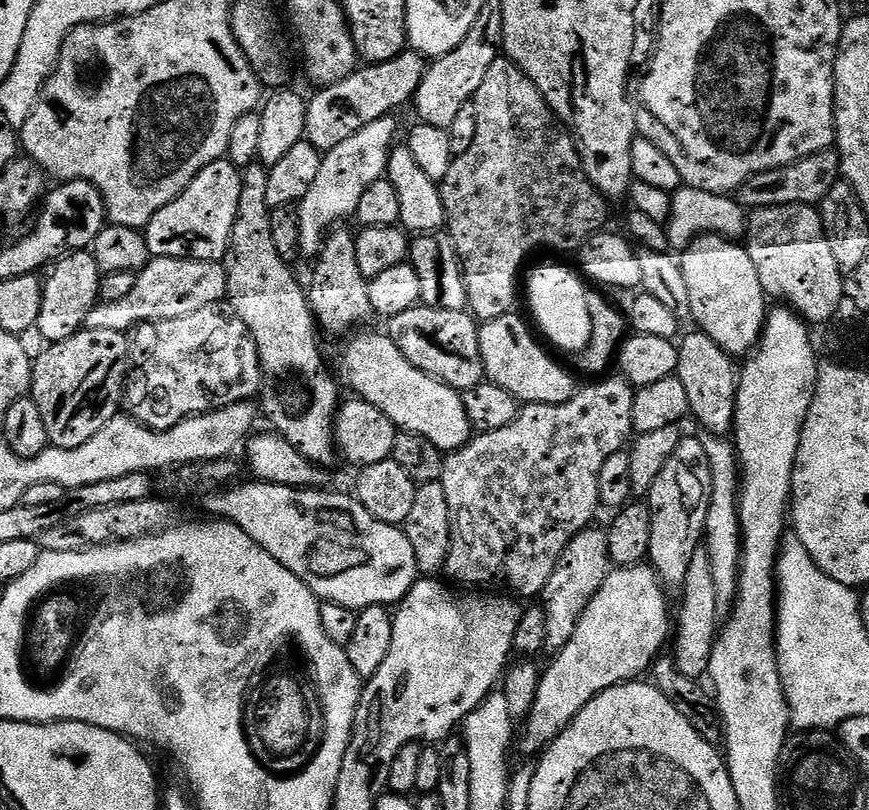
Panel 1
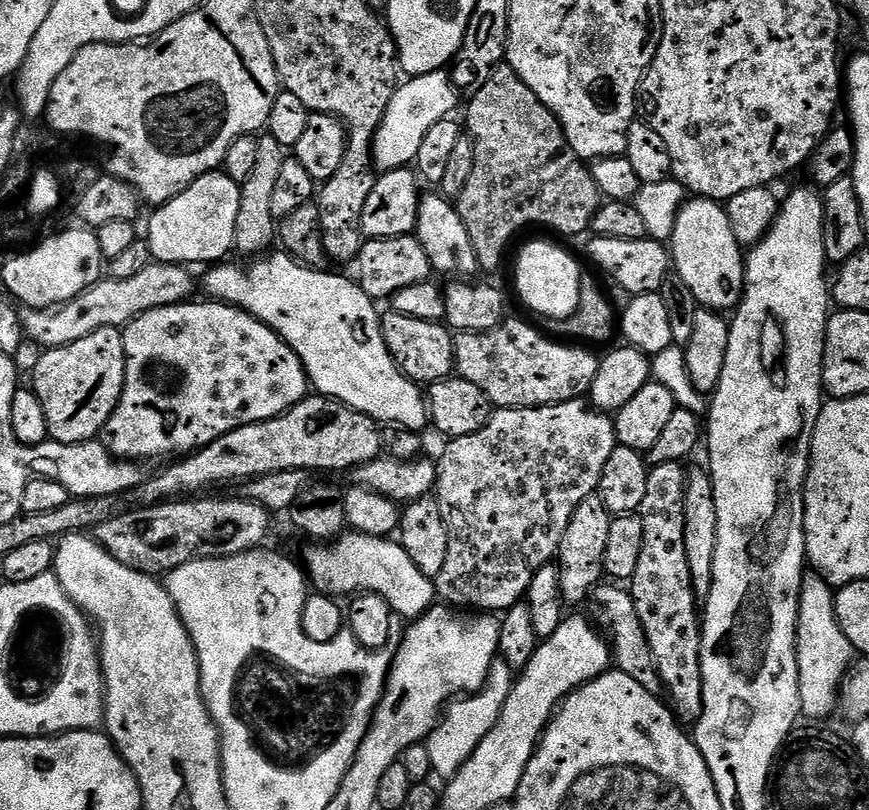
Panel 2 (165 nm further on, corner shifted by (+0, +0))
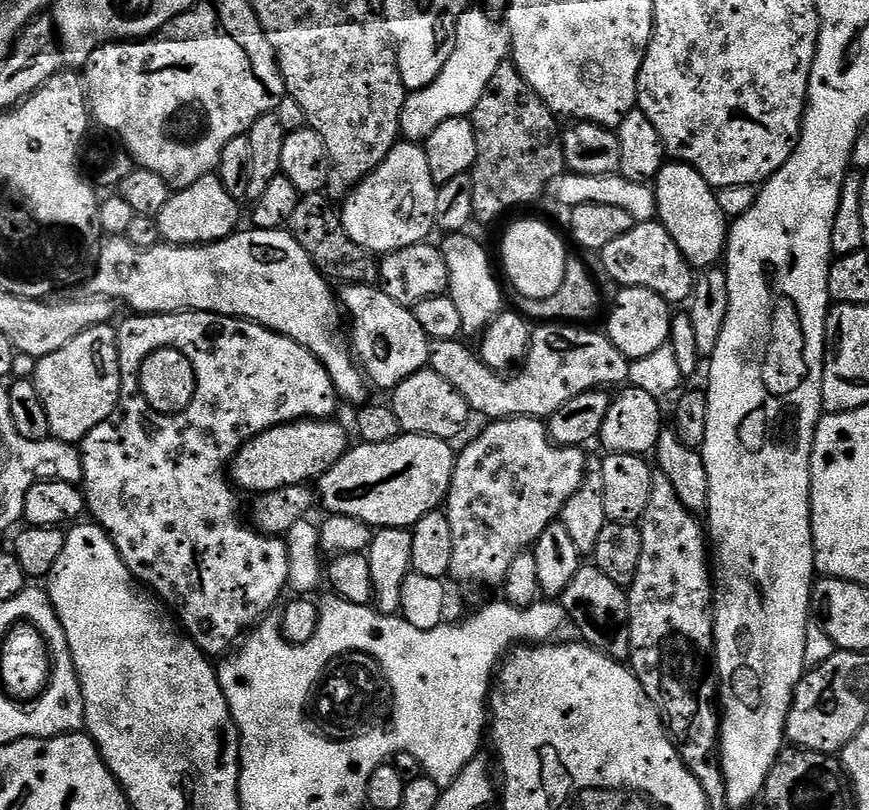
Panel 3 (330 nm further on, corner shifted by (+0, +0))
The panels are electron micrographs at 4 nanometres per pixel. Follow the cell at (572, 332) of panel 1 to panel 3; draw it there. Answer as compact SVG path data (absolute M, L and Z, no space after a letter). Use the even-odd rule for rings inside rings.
M520 220L510 225L504 236L504 272L525 300L550 298L550 294L562 286L569 255L563 238L540 220Z

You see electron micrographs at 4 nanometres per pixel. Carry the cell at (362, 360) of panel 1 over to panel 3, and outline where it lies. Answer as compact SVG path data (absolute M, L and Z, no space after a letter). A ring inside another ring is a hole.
M249 227L247 231L237 230L213 244L161 246L145 252L135 248L126 238L108 238L103 241L99 267L90 282L94 286L95 295L121 305L129 304L131 311L136 314L216 312L220 316L250 320L253 324L269 328L271 332L281 332L320 359L322 366L330 374L337 397L341 401L349 400L352 406L363 405L369 399L370 388L350 351L345 333L344 336L340 333L342 308L333 285L314 266L310 254L306 254L306 250L302 250L302 246L298 246L296 239L285 229L262 230Z

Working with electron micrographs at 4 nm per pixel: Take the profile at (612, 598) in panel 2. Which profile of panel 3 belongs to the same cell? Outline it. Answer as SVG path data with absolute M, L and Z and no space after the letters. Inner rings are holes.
M581 566L578 574L566 586L562 597L564 610L569 621L576 623L580 631L579 639L591 648L598 649L612 660L627 661L630 656L628 647L628 594L619 588L602 570L595 566Z

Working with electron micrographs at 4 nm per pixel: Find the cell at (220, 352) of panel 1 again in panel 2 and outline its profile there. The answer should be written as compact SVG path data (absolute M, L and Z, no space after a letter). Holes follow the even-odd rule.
M185 302L182 304L171 304L170 306L162 306L150 310L146 314L142 314L138 318L134 318L123 329L124 338L124 361L126 362L126 370L124 371L124 389L120 395L118 406L114 410L114 414L110 414L110 418L104 423L104 428L99 434L99 441L106 445L109 452L118 460L131 462L144 462L142 460L164 460L169 458L180 458L185 454L191 454L201 448L204 448L210 442L214 442L218 438L222 438L222 434L230 434L230 430L238 430L247 424L254 422L262 422L263 420L273 420L275 416L280 416L284 412L289 412L295 404L302 402L309 395L310 385L308 383L308 375L304 369L304 363L300 360L300 356L294 349L284 340L280 339L280 335L263 324L261 320L251 316L242 308L237 308L235 304L225 304L223 302L207 302L208 304L192 304L193 302ZM157 364L160 368L165 368L168 372L173 372L180 381L173 386L172 392L163 392L154 381L148 377L148 368L152 368Z

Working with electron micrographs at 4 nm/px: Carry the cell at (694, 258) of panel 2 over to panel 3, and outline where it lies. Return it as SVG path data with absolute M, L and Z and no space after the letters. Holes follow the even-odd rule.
M666 162L656 176L654 191L659 223L663 224L666 230L670 230L670 238L674 238L674 242L678 242L678 250L682 250L686 262L696 270L719 265L726 256L730 220L729 217L722 214L722 206L718 206L717 189L711 188L706 182L706 178L702 178L702 174L698 174L698 170L694 170L689 164Z

